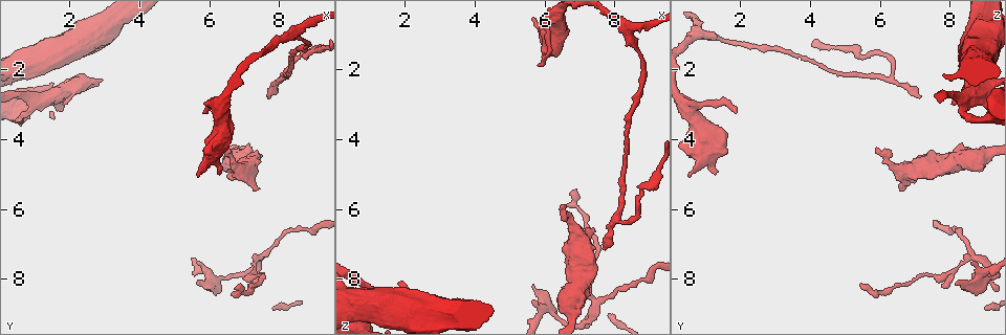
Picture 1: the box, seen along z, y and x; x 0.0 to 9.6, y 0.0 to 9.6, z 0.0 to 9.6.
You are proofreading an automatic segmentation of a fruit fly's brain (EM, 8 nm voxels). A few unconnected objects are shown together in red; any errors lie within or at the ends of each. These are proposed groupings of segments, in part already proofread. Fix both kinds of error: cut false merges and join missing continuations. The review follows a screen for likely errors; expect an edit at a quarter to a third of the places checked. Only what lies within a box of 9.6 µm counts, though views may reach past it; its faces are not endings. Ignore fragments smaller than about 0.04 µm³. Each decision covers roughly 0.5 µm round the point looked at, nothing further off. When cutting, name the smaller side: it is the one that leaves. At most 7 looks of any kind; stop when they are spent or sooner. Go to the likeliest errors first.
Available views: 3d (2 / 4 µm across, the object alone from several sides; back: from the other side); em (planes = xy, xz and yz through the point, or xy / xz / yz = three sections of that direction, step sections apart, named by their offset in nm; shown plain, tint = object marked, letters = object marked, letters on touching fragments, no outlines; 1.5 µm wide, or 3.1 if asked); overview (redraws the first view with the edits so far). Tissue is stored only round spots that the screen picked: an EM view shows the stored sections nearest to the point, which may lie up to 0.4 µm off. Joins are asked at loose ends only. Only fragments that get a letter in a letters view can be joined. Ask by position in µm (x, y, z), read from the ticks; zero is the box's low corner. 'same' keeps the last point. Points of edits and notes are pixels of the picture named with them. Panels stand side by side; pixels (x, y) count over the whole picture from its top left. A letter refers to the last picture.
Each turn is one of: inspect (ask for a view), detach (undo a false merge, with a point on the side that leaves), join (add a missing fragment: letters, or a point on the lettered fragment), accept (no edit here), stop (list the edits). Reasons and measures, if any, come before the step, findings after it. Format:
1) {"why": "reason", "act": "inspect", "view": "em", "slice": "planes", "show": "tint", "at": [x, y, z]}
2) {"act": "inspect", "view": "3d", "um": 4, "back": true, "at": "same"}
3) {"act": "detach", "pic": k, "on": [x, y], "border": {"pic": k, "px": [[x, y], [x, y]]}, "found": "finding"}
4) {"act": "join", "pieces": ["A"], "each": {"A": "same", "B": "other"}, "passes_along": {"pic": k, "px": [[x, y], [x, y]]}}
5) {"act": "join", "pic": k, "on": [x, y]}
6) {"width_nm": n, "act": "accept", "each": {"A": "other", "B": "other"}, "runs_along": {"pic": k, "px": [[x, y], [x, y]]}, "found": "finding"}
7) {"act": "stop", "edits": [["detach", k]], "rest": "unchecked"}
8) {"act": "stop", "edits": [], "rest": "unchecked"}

{"why": "thick end", "act": "inspect", "view": "3d", "um": 4, "back": true, "at": [7.35, 5.50, 6.60]}

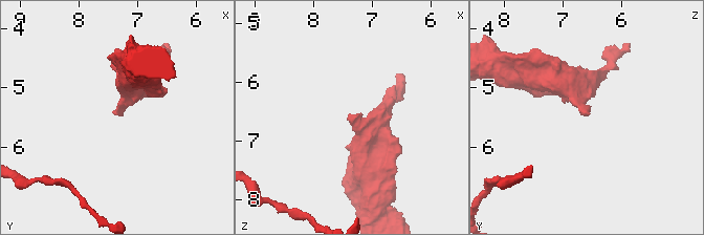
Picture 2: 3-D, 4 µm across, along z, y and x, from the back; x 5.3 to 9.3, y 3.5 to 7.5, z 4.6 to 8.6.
{"why": "shape alone is not enough", "act": "inspect", "view": "em", "slice": "planes", "show": "letters", "at": [7.40, 5.40, 6.55]}

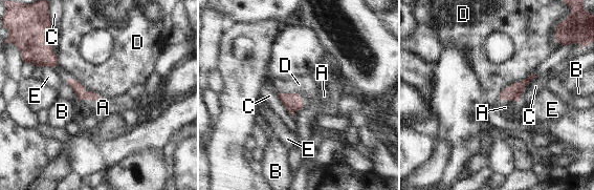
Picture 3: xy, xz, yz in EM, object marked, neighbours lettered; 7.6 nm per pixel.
{"act": "join", "pieces": ["A"], "each": {"A": "same", "B": "other", "C": "other", "D": "other", "E": "other"}, "passes_along": {"pic": 3, "px": [[78, 88], [89, 100], [103, 107]]}, "found": "it goes on there"}

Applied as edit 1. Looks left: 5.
{"act": "inspect", "view": "overview"}

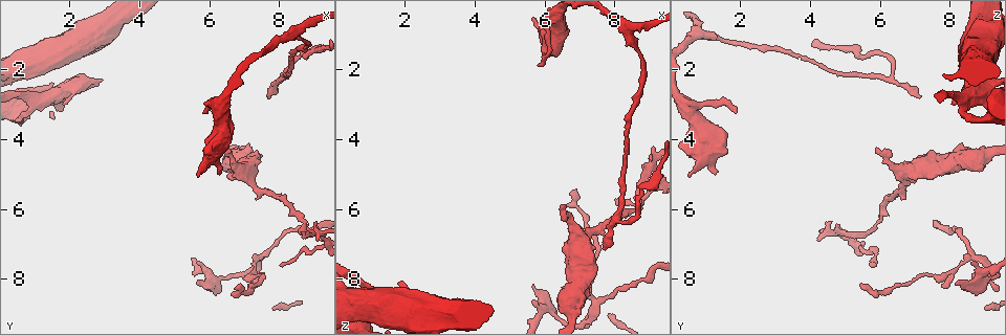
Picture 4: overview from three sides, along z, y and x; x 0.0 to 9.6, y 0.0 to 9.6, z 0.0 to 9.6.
{"why": "an open end", "act": "inspect", "view": "3d", "um": 4, "at": [5.75, 3.25, 1.90]}

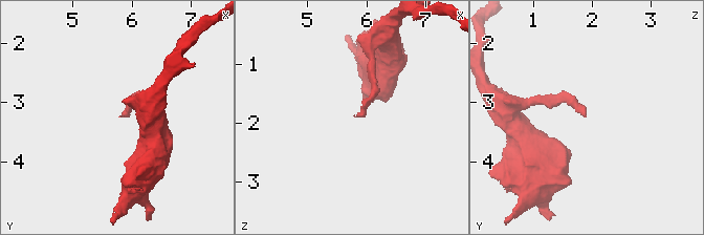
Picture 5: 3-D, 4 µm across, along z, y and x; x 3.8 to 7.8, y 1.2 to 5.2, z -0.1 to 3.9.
{"why": "now the EM", "act": "inspect", "view": "em", "slice": "planes", "show": "letters", "at": [5.80, 3.20, 1.95]}

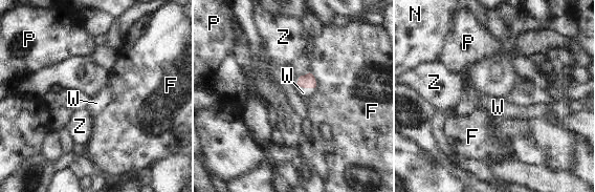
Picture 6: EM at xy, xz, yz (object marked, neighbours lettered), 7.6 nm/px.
{"width_nm": 110, "act": "join", "pieces": ["W"], "each": {"F": "other", "N": "other", "P": "other", "W": "same", "Z": "other"}, "passes_along": {"pic": 6, "px": [[308, 81], [306, 87], [303, 92]]}, "found": "it goes on there"}

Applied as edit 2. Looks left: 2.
{"act": "inspect", "view": "overview"}

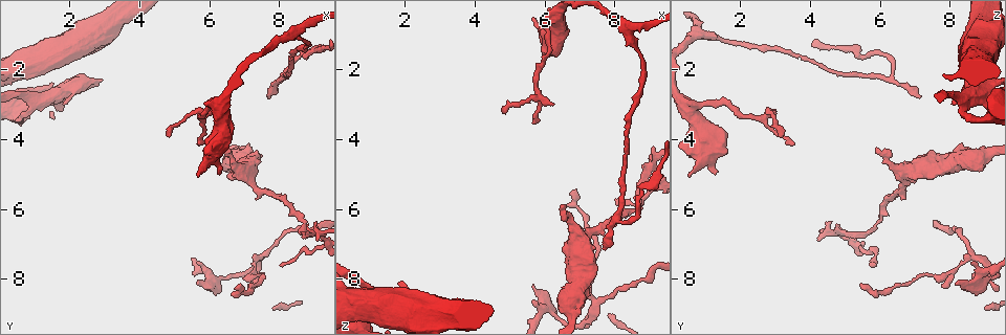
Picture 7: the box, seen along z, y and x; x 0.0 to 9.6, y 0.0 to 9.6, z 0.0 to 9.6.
{"why": "free end", "act": "inspect", "view": "em", "slice": "planes", "show": "letters", "at": [6.85, 8.15, 5.40]}

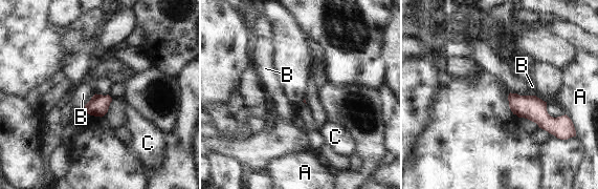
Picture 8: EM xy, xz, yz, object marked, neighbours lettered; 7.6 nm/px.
{"act": "accept", "each": {"A": "other", "B": "other", "C": "other"}, "border": {"pic": 8, "px": [[94, 95], [82, 111]]}, "found": "none of them fits"}

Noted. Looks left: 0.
{"act": "stop", "edits": [["join", 3], ["join", 6]], "rest": "unchecked"}

